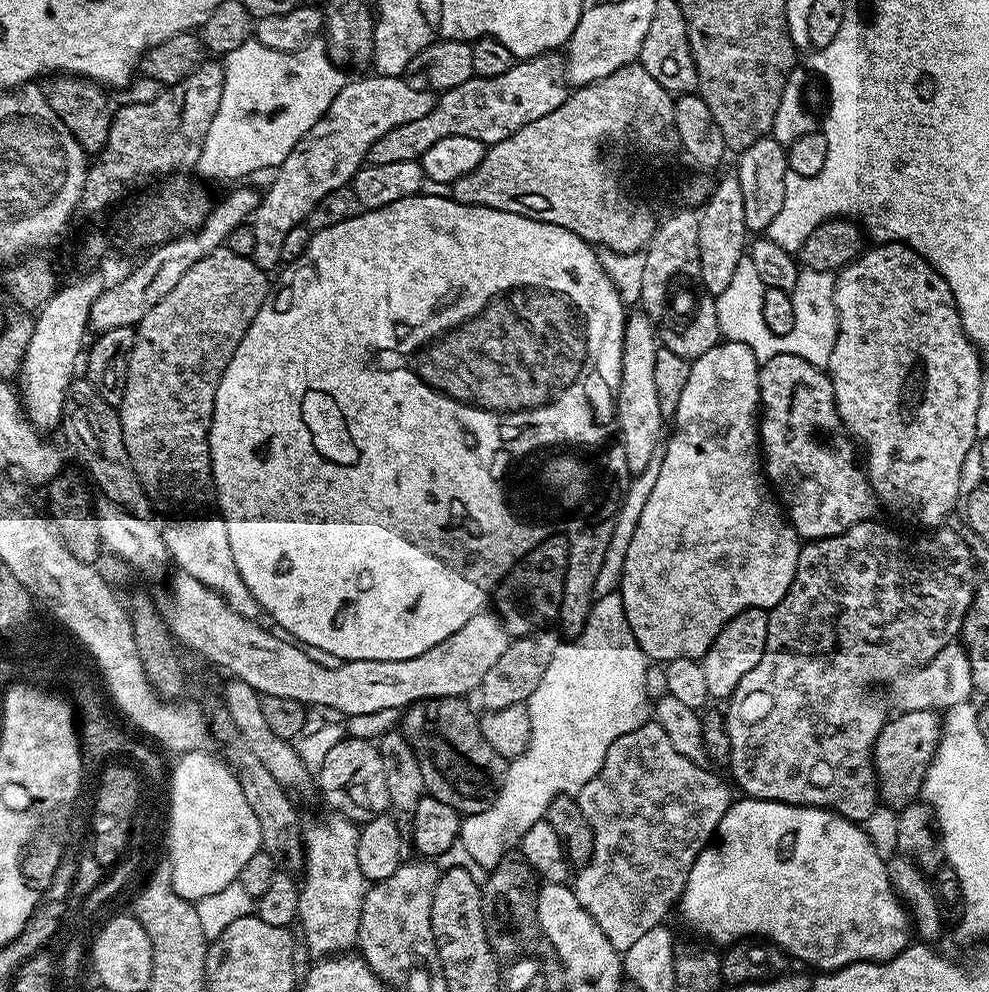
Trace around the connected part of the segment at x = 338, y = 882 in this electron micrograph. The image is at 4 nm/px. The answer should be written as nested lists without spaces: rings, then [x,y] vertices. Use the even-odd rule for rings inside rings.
[[[332,814],[329,817],[321,824],[305,827],[302,832],[304,867],[299,881],[298,928],[304,931],[303,943],[316,958],[344,954],[357,947],[360,911],[366,891],[356,853],[360,828],[345,816]]]

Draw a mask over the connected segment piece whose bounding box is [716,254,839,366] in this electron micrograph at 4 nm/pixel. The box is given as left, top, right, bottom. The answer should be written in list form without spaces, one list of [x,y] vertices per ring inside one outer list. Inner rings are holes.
[[[745,254],[739,260],[726,290],[716,297],[721,337],[725,341],[746,345],[755,354],[755,360],[760,365],[784,353],[806,358],[814,365],[827,365],[839,328],[837,306],[833,296],[836,292],[836,277],[833,272],[801,269],[795,289],[791,292],[795,304],[795,330],[786,335],[776,335],[766,326],[762,317],[764,283],[755,269],[751,255]]]

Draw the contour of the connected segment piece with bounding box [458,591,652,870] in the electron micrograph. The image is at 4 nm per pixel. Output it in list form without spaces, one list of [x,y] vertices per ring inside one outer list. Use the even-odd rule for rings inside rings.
[[[619,591],[611,592],[605,596],[599,597],[593,603],[590,610],[590,618],[586,622],[586,626],[580,631],[579,636],[573,636],[565,639],[558,646],[558,650],[554,650],[554,659],[551,660],[550,666],[546,669],[546,674],[542,674],[542,682],[538,682],[538,687],[534,689],[534,694],[530,694],[530,698],[526,701],[526,707],[530,714],[530,742],[526,746],[526,750],[521,756],[516,756],[508,765],[508,777],[506,782],[502,782],[502,790],[498,794],[498,798],[492,803],[491,808],[487,808],[484,812],[473,812],[465,815],[460,822],[460,838],[459,847],[464,847],[464,852],[477,864],[480,868],[491,870],[501,863],[504,851],[508,848],[508,843],[519,841],[521,836],[526,834],[526,830],[530,830],[530,826],[534,826],[534,822],[545,819],[547,807],[554,798],[559,795],[568,795],[579,793],[582,786],[586,786],[586,782],[590,782],[594,778],[601,766],[604,765],[606,752],[614,742],[628,734],[631,730],[636,730],[638,726],[642,726],[649,721],[652,708],[650,705],[650,696],[648,700],[648,667],[650,661],[648,656],[642,650],[642,646],[638,646],[638,642],[634,638],[634,634],[630,630],[630,622],[626,622],[626,606],[622,606],[622,598]]]

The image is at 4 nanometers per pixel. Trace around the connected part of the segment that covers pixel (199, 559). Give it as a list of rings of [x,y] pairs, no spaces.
[[[213,514],[213,516],[172,520],[161,527],[161,532],[171,561],[174,564],[176,562],[181,571],[198,578],[205,586],[219,593],[235,613],[248,620],[257,621],[260,618],[262,614],[260,603],[238,574],[238,568],[234,563],[234,552],[230,547],[230,536],[222,516]]]

